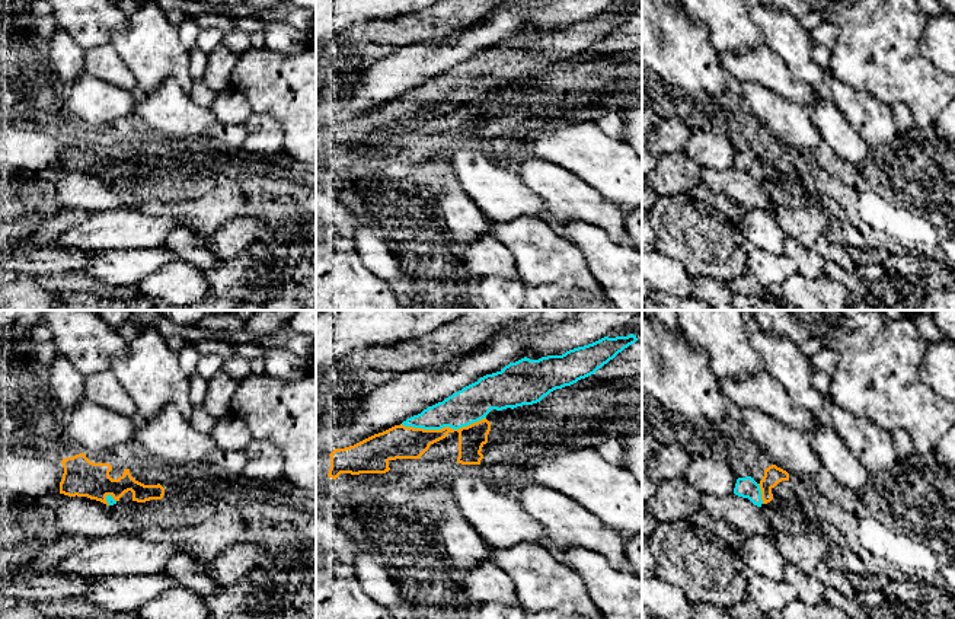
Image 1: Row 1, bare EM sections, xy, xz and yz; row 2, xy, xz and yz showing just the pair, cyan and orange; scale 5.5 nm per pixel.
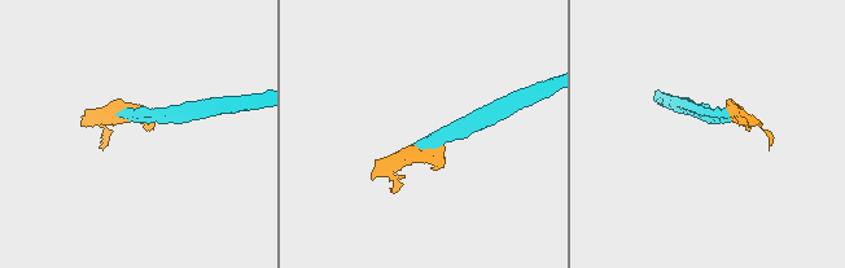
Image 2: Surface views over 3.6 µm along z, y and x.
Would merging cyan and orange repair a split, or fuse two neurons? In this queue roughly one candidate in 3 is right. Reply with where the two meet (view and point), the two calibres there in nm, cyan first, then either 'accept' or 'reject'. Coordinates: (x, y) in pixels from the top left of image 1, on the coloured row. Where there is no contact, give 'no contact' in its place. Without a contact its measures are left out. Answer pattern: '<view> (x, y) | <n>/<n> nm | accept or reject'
xz (443, 427) | 200/180 nm | accept

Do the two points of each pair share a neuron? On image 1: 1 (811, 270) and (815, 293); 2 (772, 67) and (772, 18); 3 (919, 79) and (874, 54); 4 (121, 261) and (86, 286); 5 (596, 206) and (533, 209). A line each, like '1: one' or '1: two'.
1: two
2: two
3: one
4: two
5: two

